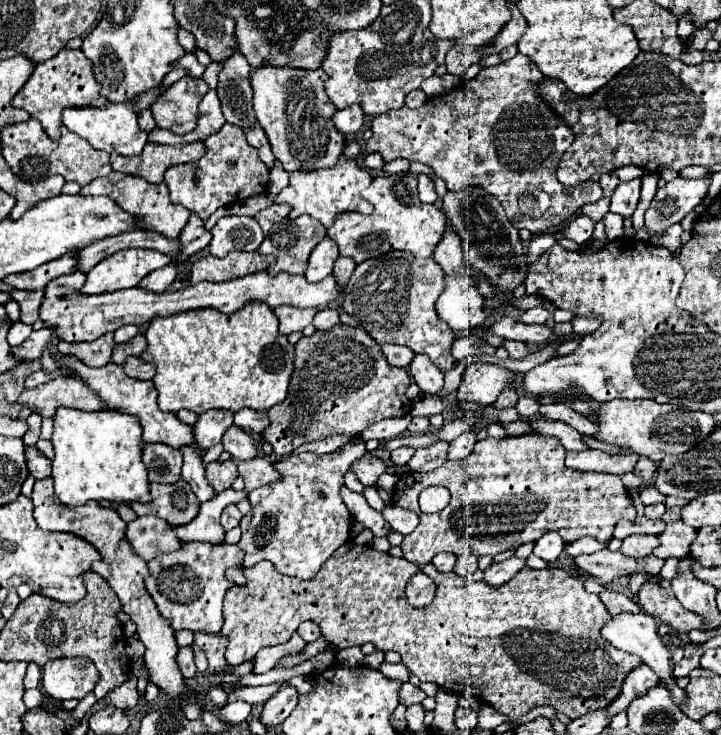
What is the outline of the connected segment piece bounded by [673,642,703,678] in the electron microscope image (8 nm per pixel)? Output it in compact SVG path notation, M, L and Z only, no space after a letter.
M690 642L684 647L684 657L679 664L673 666L673 676L679 678L679 676L689 676L691 670L700 667L700 658L703 653L697 650L699 644Z

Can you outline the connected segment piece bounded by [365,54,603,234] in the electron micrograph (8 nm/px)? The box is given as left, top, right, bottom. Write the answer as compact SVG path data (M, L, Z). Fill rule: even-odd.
M523 54L513 56L511 60L505 60L497 66L483 68L473 80L469 80L465 86L459 90L447 92L445 96L439 98L429 98L423 106L419 108L407 108L403 106L401 110L385 112L381 116L375 116L371 122L373 136L365 144L367 152L379 152L385 162L405 158L409 162L423 162L435 170L435 174L445 180L447 188L457 192L465 190L469 186L481 186L489 194L493 194L503 210L509 216L509 222L515 228L527 228L531 234L541 234L547 228L561 226L565 220L569 220L577 210L581 210L585 204L597 202L603 198L603 190L599 182L588 180L569 188L559 184L555 172L557 164L561 160L561 154L573 144L575 134L571 128L537 96L537 84L541 84L545 76L539 72L539 68ZM541 188L543 192L549 194L549 212L535 212L531 206L525 206L523 200L525 196L533 190Z

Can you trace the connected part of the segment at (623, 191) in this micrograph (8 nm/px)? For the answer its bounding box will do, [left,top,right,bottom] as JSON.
[610,180,641,218]

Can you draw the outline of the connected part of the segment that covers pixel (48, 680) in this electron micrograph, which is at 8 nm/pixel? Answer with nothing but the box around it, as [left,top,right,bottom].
[43,658,97,700]

